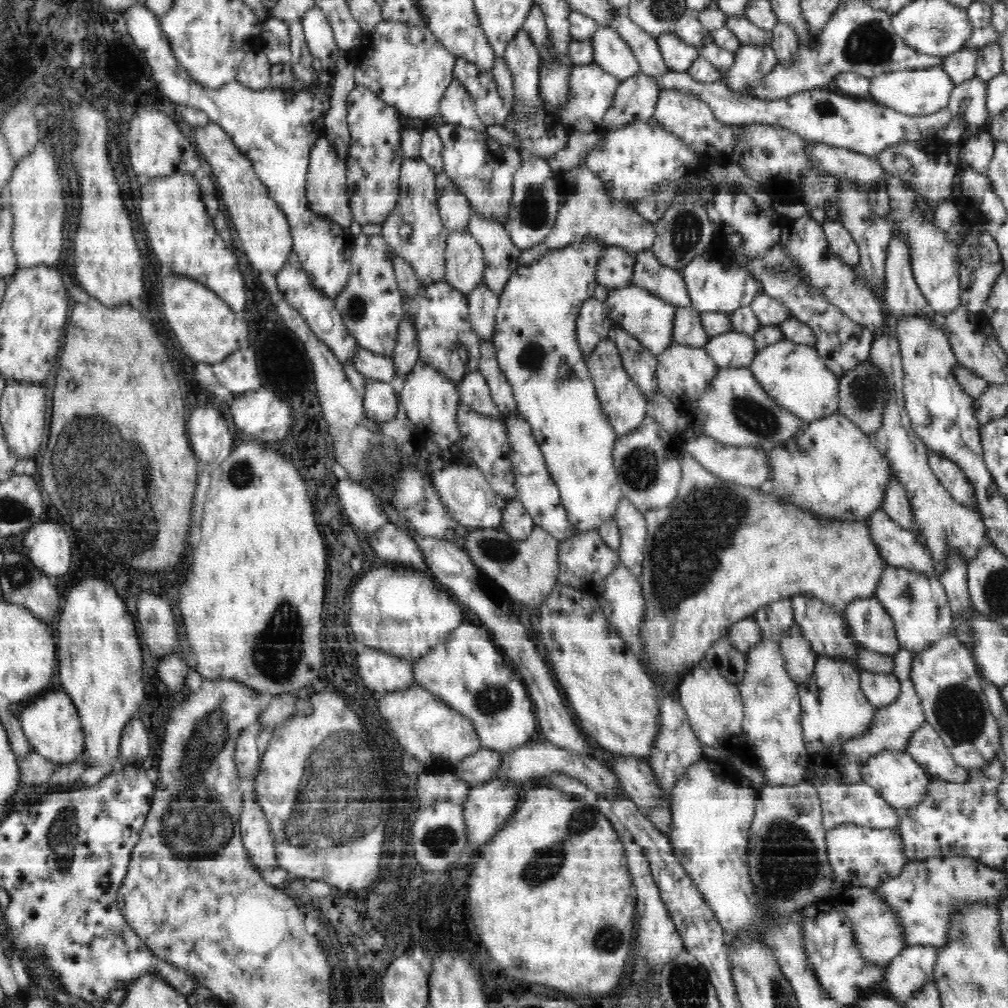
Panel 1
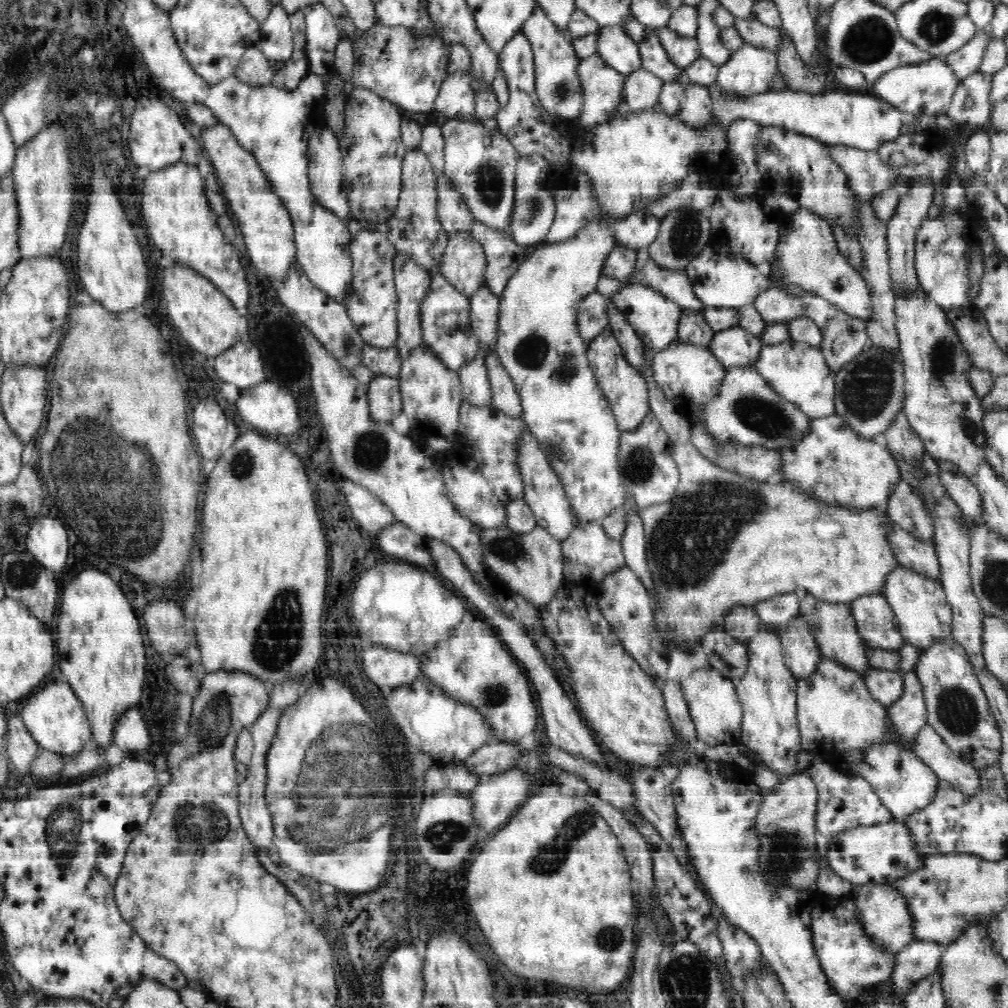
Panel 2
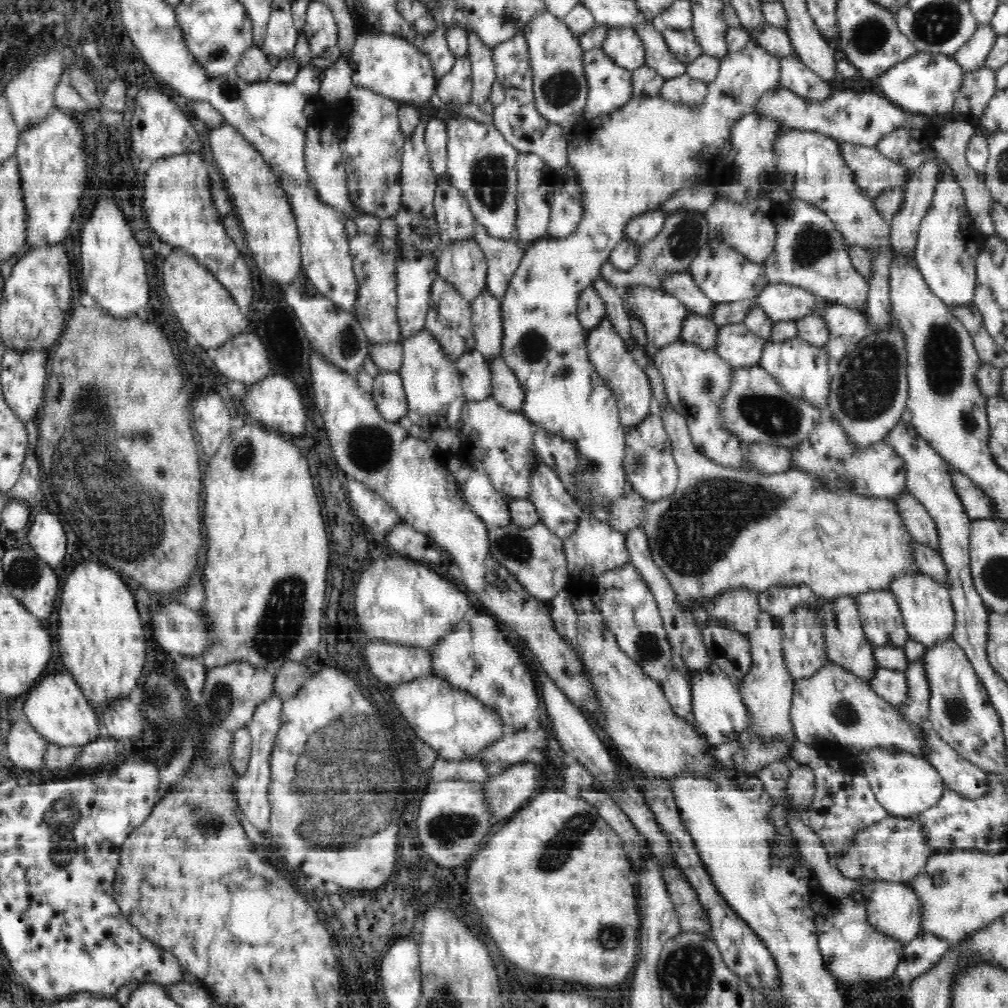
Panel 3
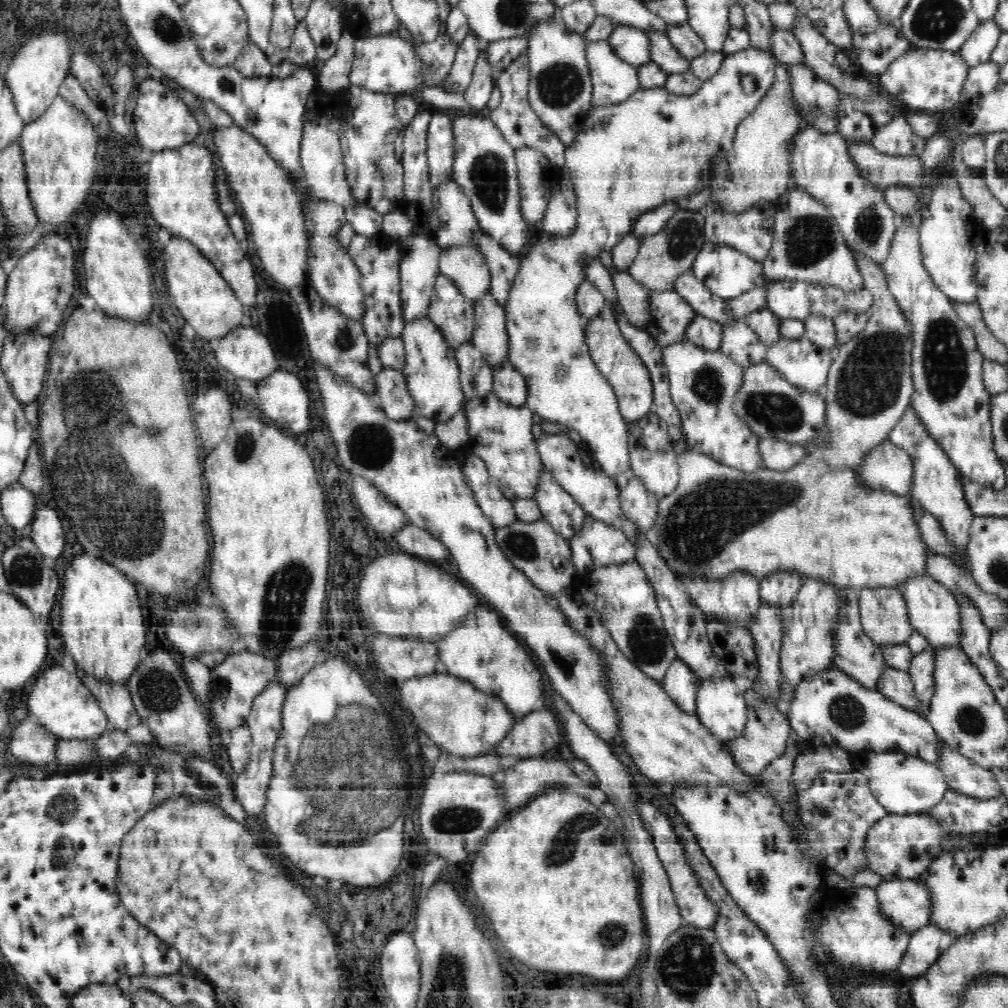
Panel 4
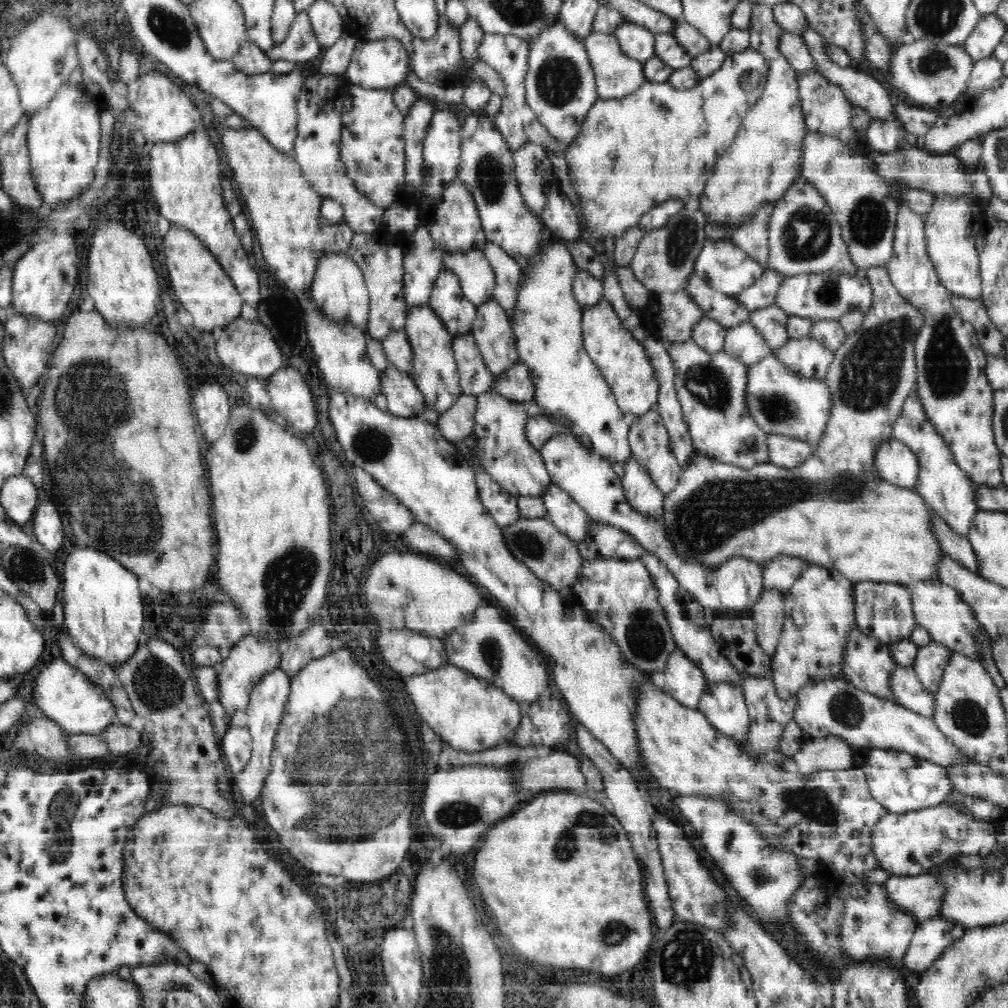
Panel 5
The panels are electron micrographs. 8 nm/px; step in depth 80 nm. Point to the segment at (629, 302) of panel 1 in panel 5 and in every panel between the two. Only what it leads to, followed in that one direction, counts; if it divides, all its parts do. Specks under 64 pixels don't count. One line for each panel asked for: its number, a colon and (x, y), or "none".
2: (652, 316)
3: (662, 314)
4: (671, 315)
5: (679, 313)

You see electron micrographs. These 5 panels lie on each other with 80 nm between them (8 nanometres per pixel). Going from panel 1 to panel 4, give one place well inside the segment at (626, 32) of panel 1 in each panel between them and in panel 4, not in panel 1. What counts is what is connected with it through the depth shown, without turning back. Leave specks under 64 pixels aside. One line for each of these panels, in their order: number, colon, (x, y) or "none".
2: (653, 57)
3: (658, 56)
4: (662, 53)

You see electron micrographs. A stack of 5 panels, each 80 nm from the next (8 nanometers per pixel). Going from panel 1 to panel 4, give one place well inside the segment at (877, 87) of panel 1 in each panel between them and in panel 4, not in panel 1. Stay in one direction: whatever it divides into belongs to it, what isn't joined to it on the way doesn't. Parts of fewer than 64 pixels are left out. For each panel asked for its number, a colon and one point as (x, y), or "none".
2: (928, 87)
3: (927, 83)
4: (934, 79)

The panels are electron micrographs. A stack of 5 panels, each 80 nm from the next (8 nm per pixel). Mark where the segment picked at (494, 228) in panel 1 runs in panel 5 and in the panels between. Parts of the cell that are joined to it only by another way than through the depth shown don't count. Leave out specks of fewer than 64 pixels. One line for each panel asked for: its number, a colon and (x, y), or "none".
2: (503, 255)
3: (503, 256)
4: (503, 265)
5: (508, 271)

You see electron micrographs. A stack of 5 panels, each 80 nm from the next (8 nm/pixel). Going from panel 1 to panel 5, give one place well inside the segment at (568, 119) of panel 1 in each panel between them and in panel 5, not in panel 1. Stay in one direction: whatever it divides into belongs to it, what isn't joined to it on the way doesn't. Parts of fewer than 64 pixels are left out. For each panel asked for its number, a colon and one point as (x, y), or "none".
2: (602, 88)
3: (610, 87)
4: (614, 82)
5: (617, 76)

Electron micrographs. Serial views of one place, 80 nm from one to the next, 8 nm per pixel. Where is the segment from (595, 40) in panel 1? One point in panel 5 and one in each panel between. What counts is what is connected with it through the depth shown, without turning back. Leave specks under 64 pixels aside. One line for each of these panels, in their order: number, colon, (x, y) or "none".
2: (616, 49)
3: (622, 45)
4: (632, 45)
5: (636, 42)

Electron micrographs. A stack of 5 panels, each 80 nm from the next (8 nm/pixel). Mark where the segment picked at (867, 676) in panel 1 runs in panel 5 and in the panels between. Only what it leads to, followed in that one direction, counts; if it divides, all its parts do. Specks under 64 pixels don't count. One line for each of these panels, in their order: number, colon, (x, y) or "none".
2: (886, 687)
3: (891, 685)
4: (896, 685)
5: (907, 689)

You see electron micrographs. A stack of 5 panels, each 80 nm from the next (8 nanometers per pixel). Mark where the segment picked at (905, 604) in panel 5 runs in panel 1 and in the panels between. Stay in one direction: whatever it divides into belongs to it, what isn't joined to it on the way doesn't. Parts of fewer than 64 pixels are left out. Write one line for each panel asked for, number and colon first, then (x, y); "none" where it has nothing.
1: (872, 628)
2: (875, 622)
3: (882, 623)
4: (884, 618)

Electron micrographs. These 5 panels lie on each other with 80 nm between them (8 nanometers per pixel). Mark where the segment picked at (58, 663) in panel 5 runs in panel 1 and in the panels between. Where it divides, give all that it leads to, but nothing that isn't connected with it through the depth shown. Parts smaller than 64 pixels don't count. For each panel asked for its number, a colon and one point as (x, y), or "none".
1: (52, 725)
2: (55, 719)
3: (55, 707)
4: (58, 701)

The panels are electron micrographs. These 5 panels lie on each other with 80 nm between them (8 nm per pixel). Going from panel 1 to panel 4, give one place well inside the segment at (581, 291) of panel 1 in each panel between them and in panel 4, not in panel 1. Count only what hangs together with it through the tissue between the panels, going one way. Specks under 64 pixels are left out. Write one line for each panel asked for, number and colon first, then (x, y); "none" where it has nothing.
2: (538, 342)
3: (627, 163)
4: (655, 147)

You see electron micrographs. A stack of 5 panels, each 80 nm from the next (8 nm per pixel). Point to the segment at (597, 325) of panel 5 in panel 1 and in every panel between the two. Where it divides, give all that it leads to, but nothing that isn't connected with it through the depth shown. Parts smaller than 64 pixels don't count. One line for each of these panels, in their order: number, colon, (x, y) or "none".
1: (623, 404)
2: (626, 391)
3: (627, 381)
4: (621, 366)

